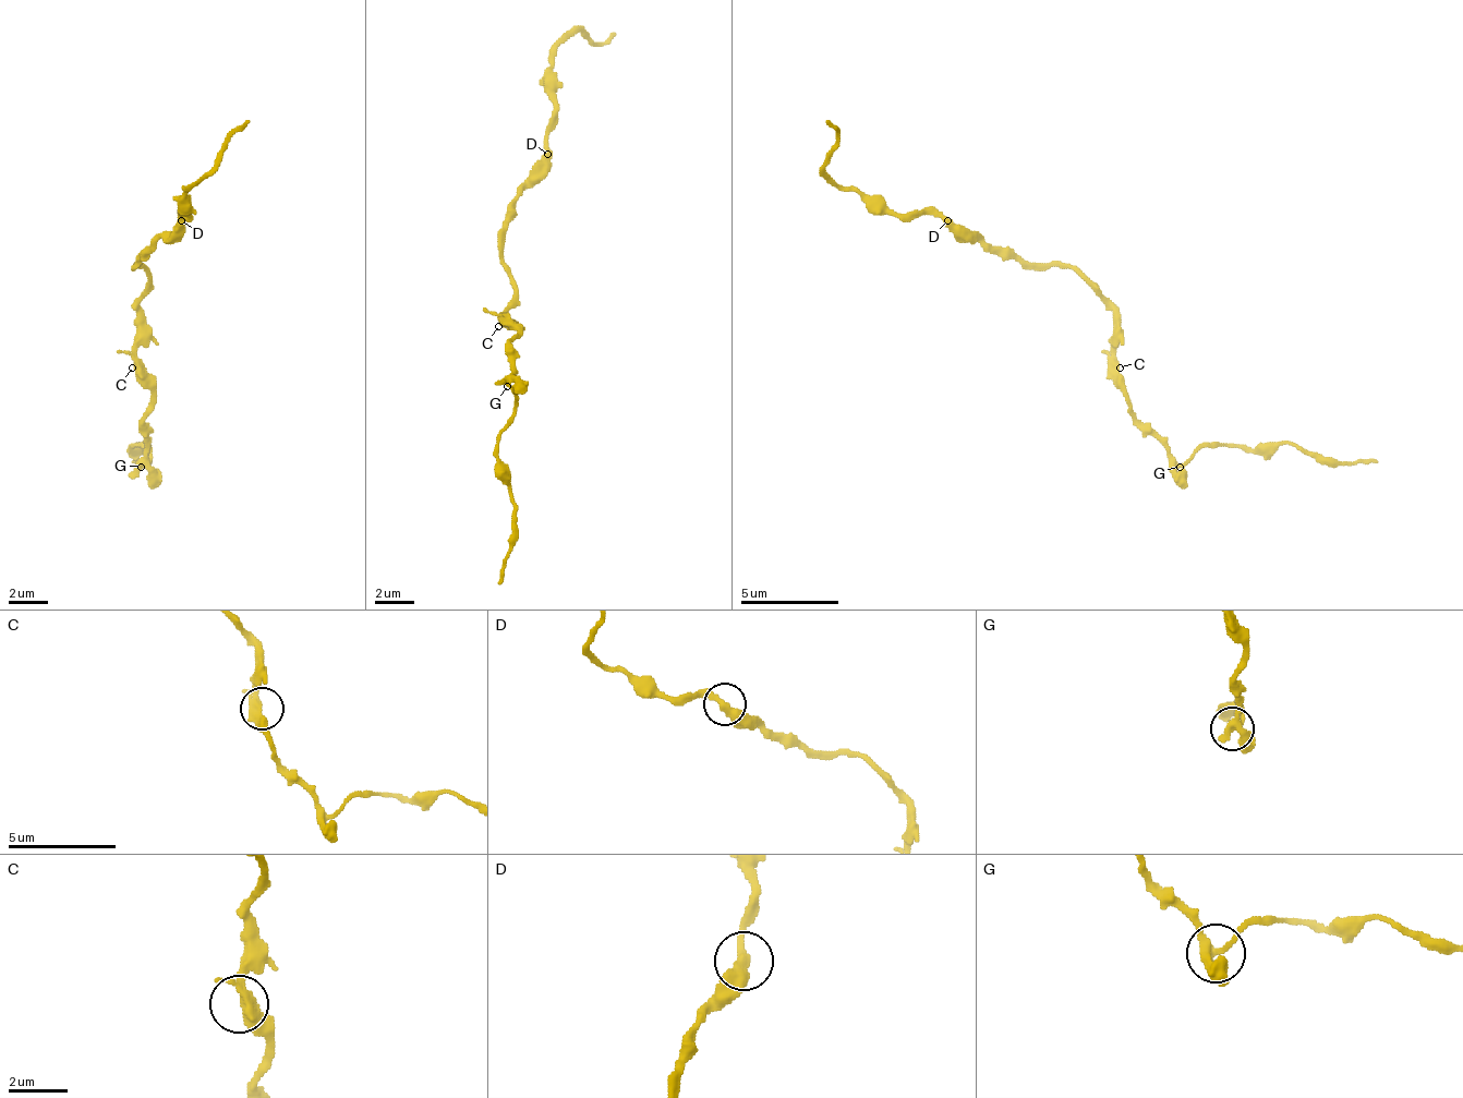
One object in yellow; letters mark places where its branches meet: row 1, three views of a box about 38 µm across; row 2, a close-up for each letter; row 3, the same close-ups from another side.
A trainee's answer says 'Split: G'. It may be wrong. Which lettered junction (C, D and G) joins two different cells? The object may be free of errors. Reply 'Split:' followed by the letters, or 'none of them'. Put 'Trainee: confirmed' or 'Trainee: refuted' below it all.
Split: G
Trainee: confirmed

